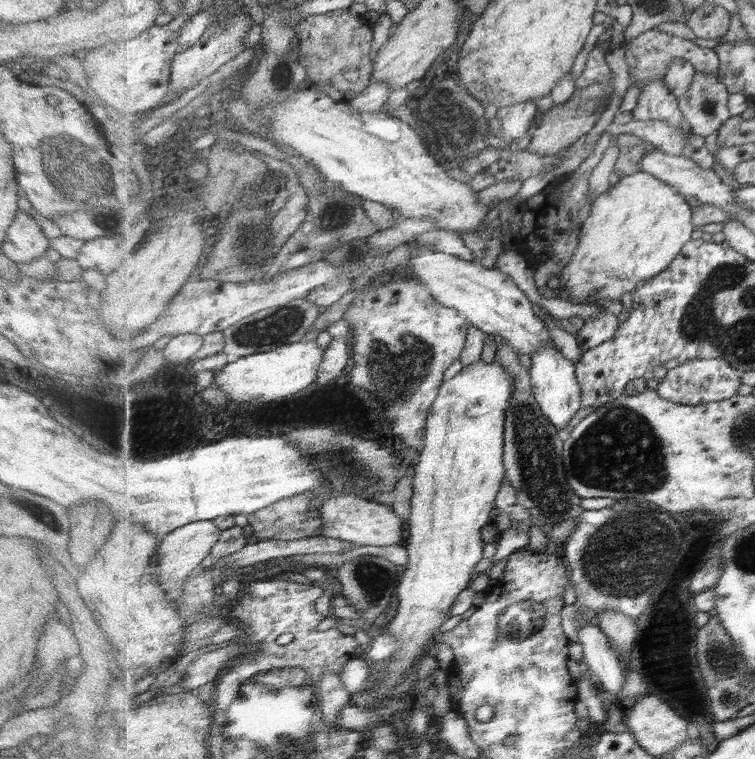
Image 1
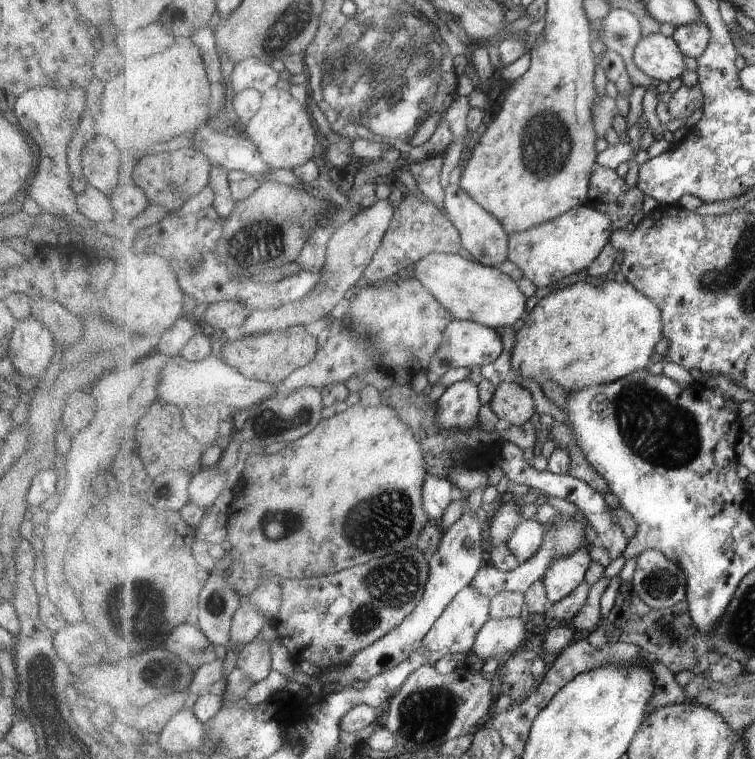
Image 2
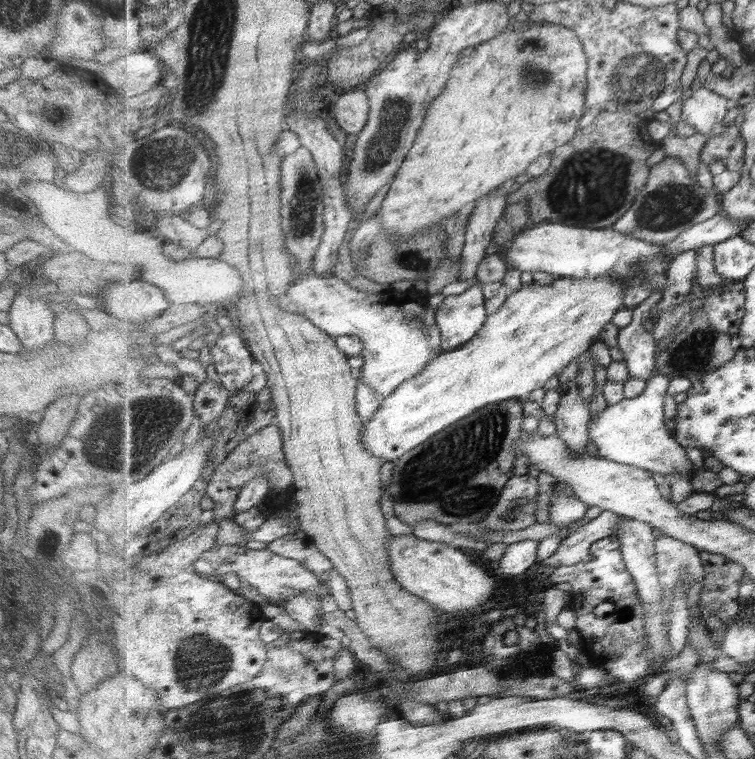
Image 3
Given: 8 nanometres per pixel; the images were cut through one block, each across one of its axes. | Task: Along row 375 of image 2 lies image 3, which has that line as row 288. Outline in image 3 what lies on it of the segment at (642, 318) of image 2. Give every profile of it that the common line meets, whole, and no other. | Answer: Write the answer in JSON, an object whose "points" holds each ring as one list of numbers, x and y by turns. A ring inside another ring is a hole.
{"points":[[557,278,549,286,534,281,522,284,497,313,489,315,487,323,471,342,433,358,419,376,403,382,391,397,384,400,373,420,363,430,365,447,373,455,381,457,382,462,391,462,485,406,514,399,525,400,531,392,543,388,551,378,561,374,573,360,591,350,600,340,605,326,611,323,623,306,626,307,626,293,629,290,630,284,626,278]]}

